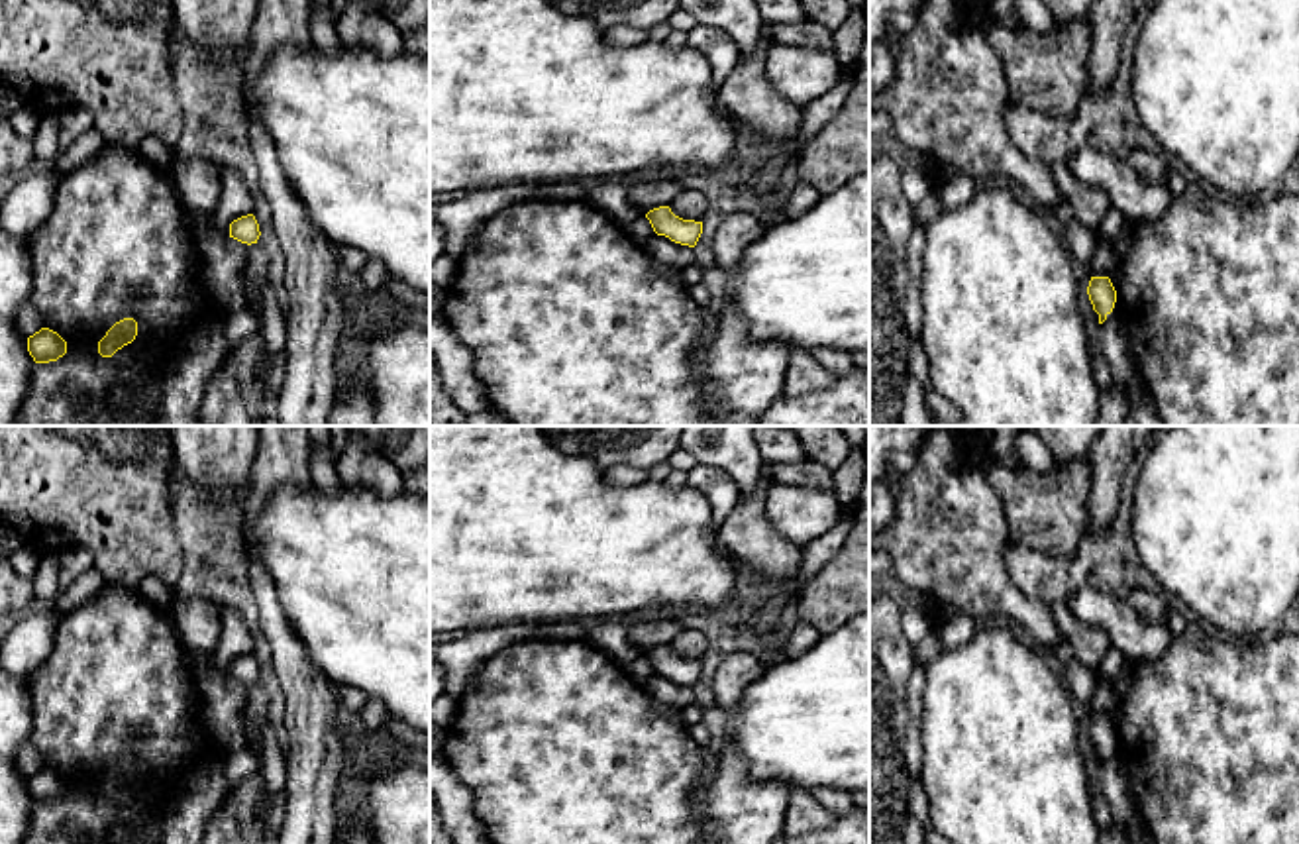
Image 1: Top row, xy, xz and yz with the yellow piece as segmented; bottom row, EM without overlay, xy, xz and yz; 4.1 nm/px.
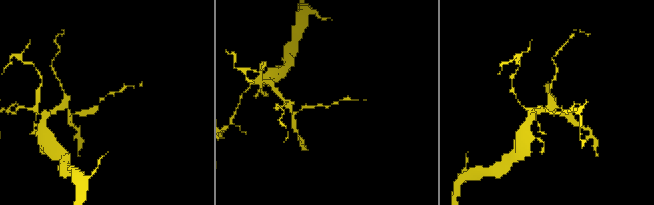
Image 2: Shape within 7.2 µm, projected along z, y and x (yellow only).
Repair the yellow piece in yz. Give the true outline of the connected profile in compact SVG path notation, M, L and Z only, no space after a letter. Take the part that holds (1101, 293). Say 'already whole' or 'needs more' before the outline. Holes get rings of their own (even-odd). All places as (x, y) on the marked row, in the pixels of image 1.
already whole; M1091 277L1087 287L1093 310L1099 314L1099 324L1107 320L1117 302L1117 290L1109 277Z

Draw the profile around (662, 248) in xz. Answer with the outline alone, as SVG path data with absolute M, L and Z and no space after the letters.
M653 234L642 241L642 247L655 259L661 259L677 269L689 267L697 261L695 247L675 243L665 236Z

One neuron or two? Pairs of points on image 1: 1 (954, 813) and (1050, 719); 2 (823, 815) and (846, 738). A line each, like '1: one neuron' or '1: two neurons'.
1: one neuron
2: two neurons

